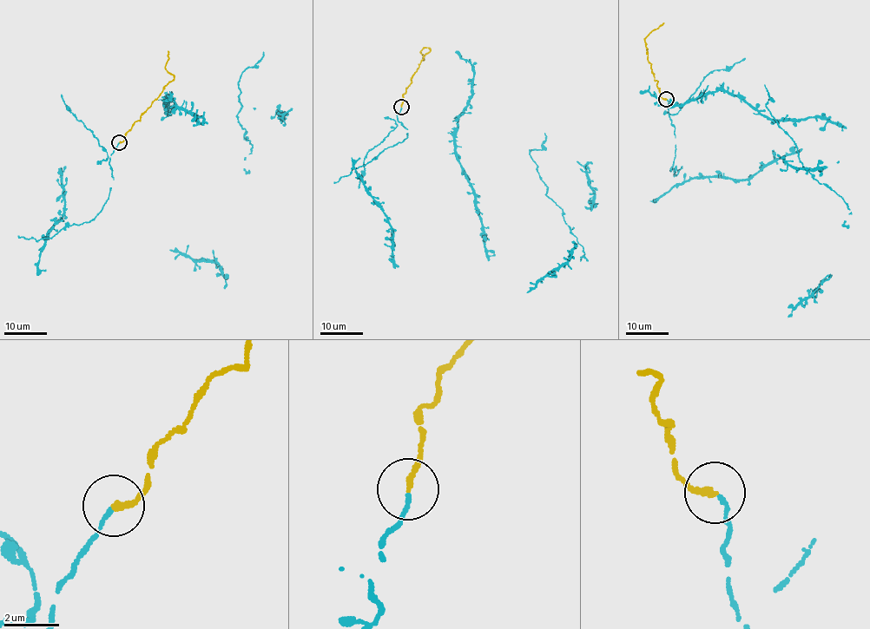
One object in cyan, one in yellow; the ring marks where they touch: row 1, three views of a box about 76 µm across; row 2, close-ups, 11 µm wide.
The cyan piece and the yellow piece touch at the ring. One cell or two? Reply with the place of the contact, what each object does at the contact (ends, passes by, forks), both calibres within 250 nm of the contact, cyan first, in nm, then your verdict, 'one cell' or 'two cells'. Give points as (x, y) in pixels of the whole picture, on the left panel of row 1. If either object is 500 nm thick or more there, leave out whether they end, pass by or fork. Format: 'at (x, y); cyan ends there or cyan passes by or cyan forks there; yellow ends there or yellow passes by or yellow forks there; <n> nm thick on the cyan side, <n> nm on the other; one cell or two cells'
at (119, 142); cyan ends there; yellow ends there; 130 nm thick on the cyan side, 200 nm on the other; one cell

